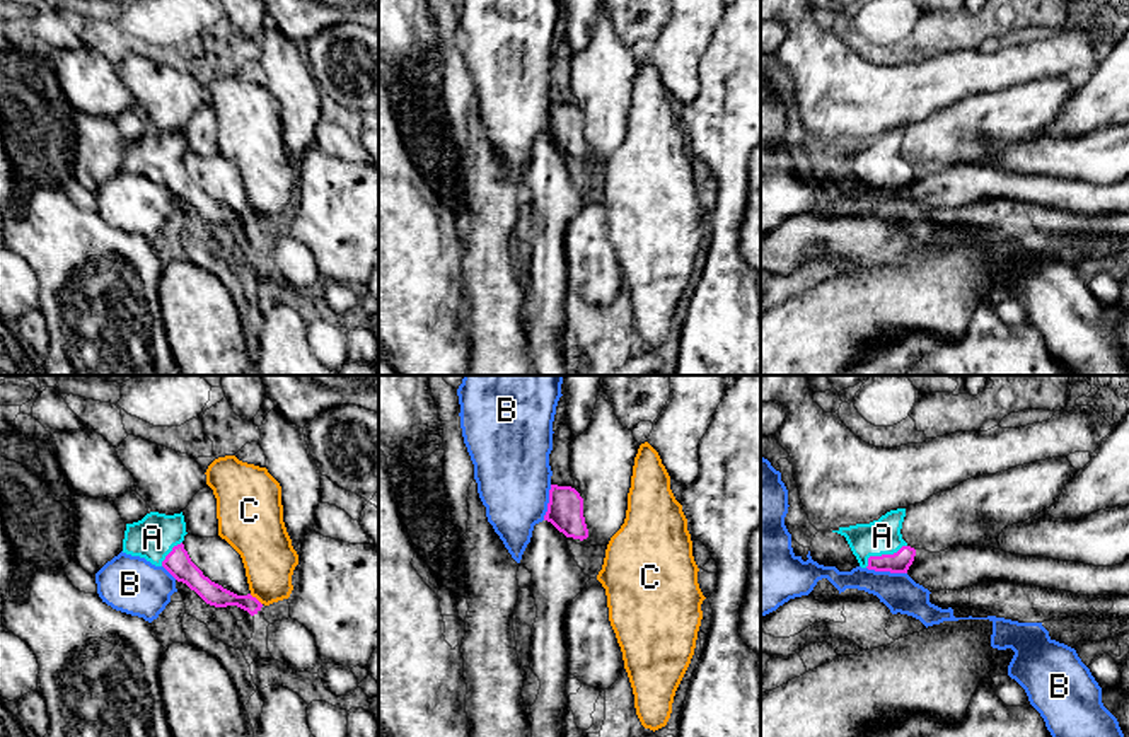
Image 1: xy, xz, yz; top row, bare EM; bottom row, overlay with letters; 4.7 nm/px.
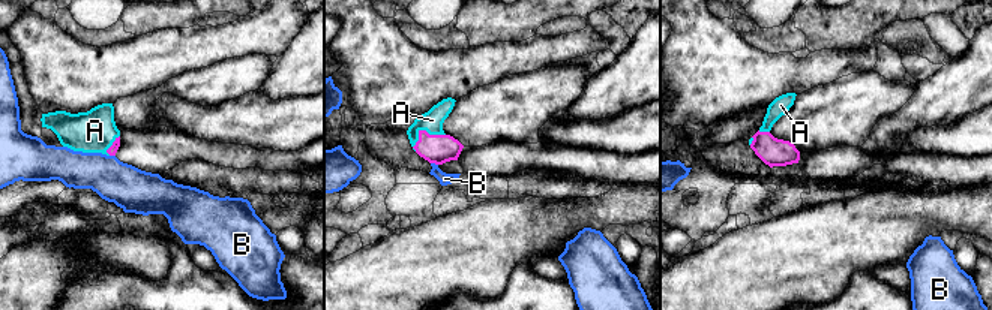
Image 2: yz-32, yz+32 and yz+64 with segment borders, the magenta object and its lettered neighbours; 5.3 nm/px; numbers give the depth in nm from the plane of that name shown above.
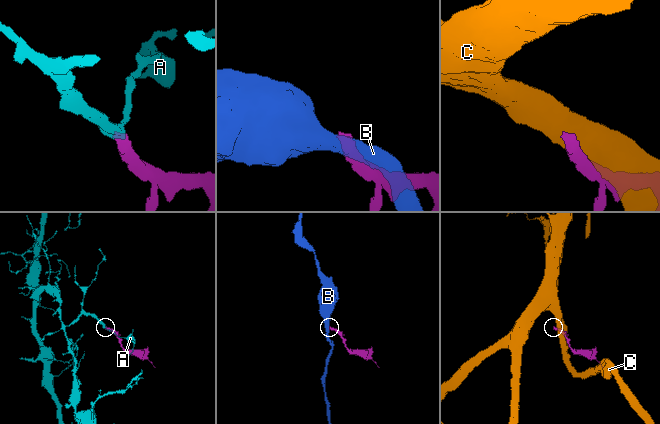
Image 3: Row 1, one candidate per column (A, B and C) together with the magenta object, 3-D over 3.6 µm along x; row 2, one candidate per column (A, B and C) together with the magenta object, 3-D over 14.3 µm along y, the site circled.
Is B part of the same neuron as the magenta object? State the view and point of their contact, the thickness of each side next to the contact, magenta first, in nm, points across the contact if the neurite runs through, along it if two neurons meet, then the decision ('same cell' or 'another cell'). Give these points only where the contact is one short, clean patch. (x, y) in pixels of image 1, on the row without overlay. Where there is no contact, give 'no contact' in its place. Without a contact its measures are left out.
meets magenta in yz at (887, 188); 100 nm thick on the magenta side, 180 nm on the other; border along yz (867, 185), (877, 190), (906, 191); another cell

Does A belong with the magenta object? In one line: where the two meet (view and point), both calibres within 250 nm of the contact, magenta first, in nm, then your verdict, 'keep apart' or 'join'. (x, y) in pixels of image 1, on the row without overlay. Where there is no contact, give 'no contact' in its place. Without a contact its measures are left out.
yz (882, 173) | 100/170 nm | join

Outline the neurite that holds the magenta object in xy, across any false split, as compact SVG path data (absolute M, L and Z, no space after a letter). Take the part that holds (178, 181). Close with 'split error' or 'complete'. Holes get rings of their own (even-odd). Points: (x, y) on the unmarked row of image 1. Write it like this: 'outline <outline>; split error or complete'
outline M150 130L142 138L126 142L123 171L164 184L177 200L186 201L210 223L237 223L251 234L258 232L263 222L256 215L251 212L237 213L203 193L184 167L186 152L182 130L174 133Z; split error

